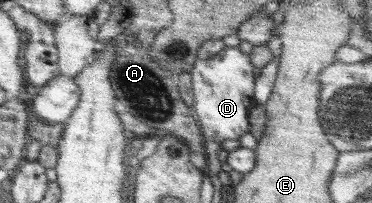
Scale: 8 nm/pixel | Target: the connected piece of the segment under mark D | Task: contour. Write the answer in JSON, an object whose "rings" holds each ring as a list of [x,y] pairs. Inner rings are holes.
{"rings":[[[225,46],[214,57],[196,61],[189,73],[194,97],[192,112],[205,141],[221,144],[249,133],[250,113],[254,108],[254,69],[248,55],[238,47]]]}

